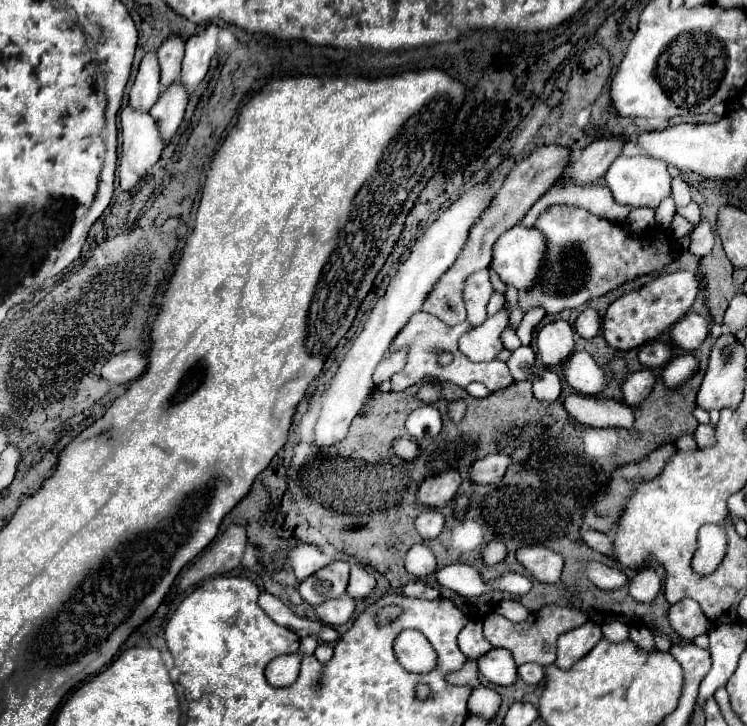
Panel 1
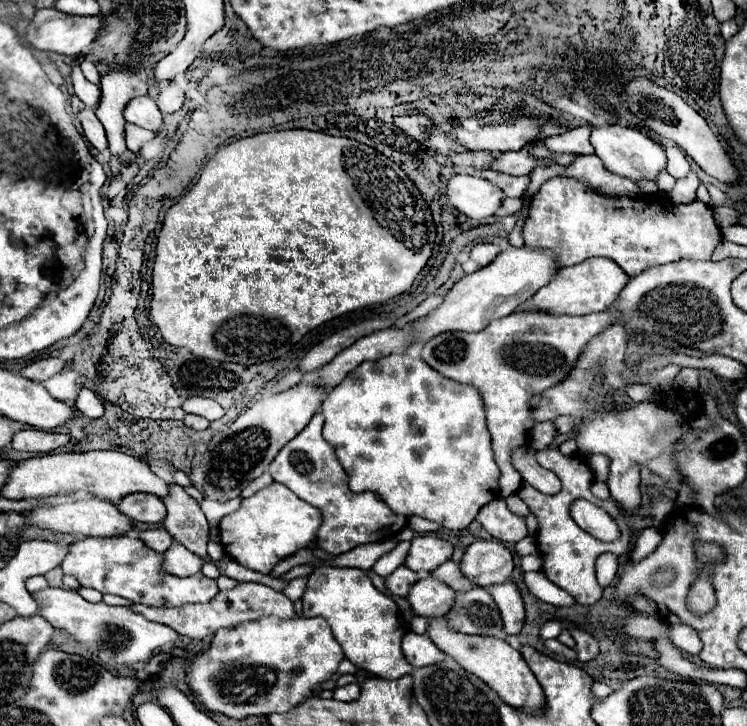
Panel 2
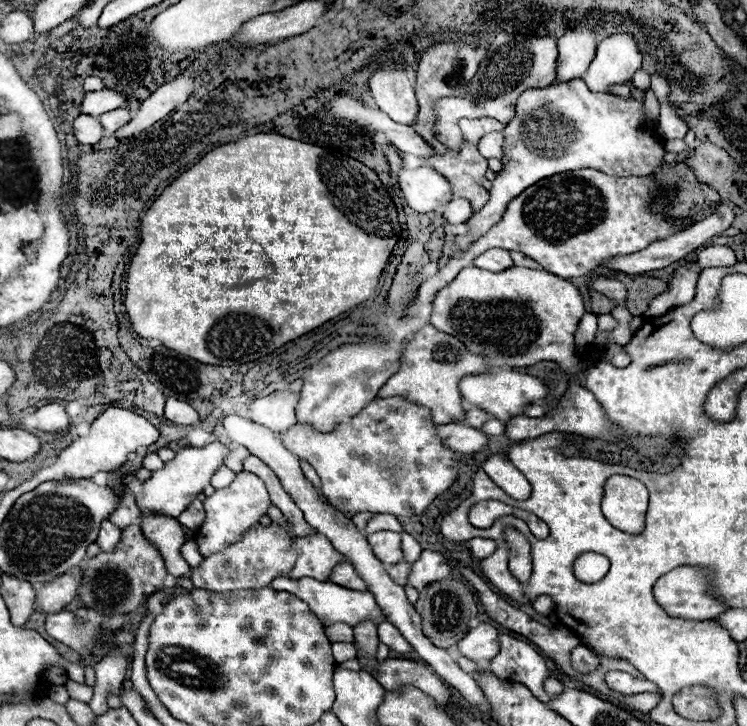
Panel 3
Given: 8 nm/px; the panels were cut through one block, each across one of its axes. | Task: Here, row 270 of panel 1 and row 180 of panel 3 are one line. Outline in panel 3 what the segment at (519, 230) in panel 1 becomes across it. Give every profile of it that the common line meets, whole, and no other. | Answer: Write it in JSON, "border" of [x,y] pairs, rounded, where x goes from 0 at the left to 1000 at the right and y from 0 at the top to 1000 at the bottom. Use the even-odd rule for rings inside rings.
{"border":[[[771,107],[771,110],[760,110],[760,113],[739,113],[736,118],[728,118],[728,121],[712,121],[707,127],[701,127],[693,140],[691,140],[691,163],[675,176],[675,218],[672,218],[672,226],[675,226],[675,234],[667,237],[664,248],[659,251],[659,262],[656,262],[656,275],[648,281],[645,289],[640,289],[637,295],[632,295],[632,303],[627,303],[627,317],[616,325],[610,325],[610,336],[613,336],[613,344],[621,342],[624,336],[632,336],[635,331],[640,331],[645,322],[653,320],[653,314],[659,314],[675,295],[680,278],[685,273],[691,273],[701,259],[718,253],[720,248],[726,245],[734,245],[739,240],[750,240],[750,237],[760,237],[760,234],[779,234],[779,231],[795,231],[795,234],[803,234],[803,237],[811,237],[817,242],[867,242],[873,240],[886,223],[889,223],[889,212],[892,212],[892,204],[889,204],[889,196],[878,187],[876,179],[870,176],[859,176],[865,168],[862,168],[862,140],[859,138],[851,138],[851,135],[833,135],[833,132],[825,132],[825,129],[814,129],[814,127],[793,127],[784,116],[782,116],[782,107]]]}

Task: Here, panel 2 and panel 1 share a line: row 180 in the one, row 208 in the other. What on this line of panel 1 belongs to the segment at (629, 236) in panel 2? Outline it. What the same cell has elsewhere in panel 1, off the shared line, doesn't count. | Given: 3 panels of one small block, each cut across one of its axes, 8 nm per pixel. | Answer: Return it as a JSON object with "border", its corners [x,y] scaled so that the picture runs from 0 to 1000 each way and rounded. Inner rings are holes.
{"border":[[[758,281],[734,284],[720,298],[715,314],[731,328],[731,353],[718,388],[704,402],[696,402],[693,424],[699,430],[726,424],[731,433],[747,433],[776,424],[787,413],[809,408],[841,386],[886,372],[910,353],[908,336],[884,311],[870,314],[870,322],[846,322],[833,309]]]}

